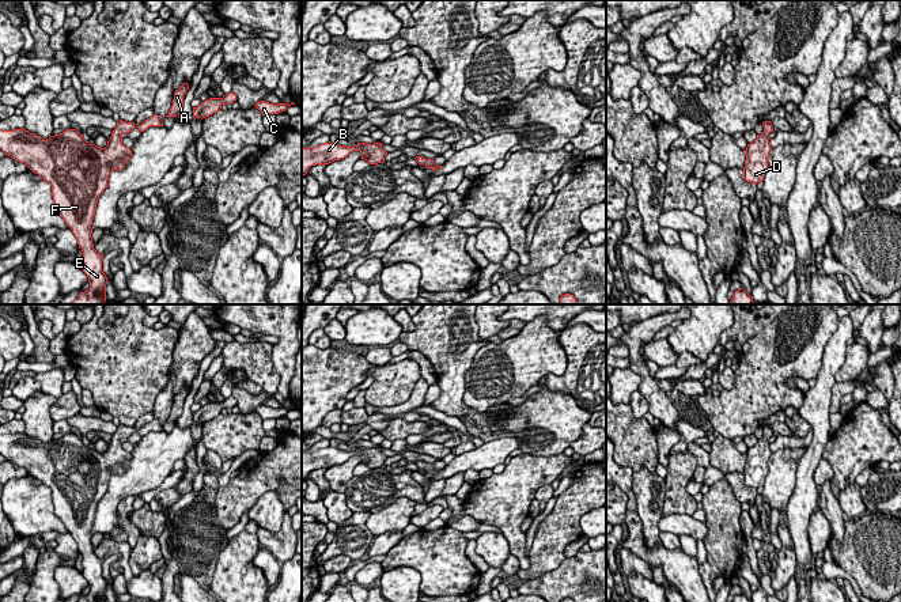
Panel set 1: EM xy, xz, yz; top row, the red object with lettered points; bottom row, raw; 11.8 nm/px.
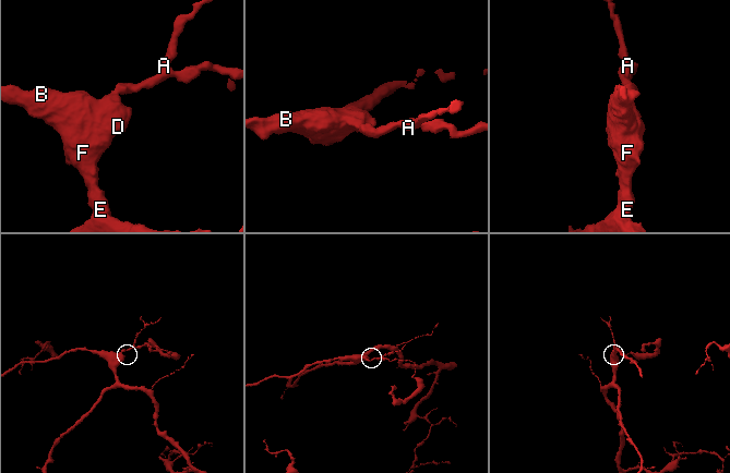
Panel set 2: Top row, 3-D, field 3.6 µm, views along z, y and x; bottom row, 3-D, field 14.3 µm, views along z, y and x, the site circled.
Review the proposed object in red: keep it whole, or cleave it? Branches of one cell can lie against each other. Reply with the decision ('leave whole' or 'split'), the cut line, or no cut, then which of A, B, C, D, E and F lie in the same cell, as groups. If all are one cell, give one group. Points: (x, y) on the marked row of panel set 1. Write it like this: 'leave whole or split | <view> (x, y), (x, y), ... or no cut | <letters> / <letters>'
leave whole | no cut | A B C D E F

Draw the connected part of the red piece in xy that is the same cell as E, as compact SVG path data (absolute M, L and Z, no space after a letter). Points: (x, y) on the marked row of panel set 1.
M120 120L105 148L90 144L76 129L43 140L23 129L0 129L0 149L24 163L52 186L56 212L64 219L83 251L83 272L90 288L69 304L103 304L107 277L102 272L103 254L92 245L92 219L99 196L107 188L113 170L122 170L132 156L121 135L129 133L135 122Z

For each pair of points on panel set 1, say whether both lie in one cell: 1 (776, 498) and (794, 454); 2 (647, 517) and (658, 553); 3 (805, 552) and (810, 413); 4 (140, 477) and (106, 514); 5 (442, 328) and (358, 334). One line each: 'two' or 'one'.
1: one
2: two
3: one
4: one
5: two

